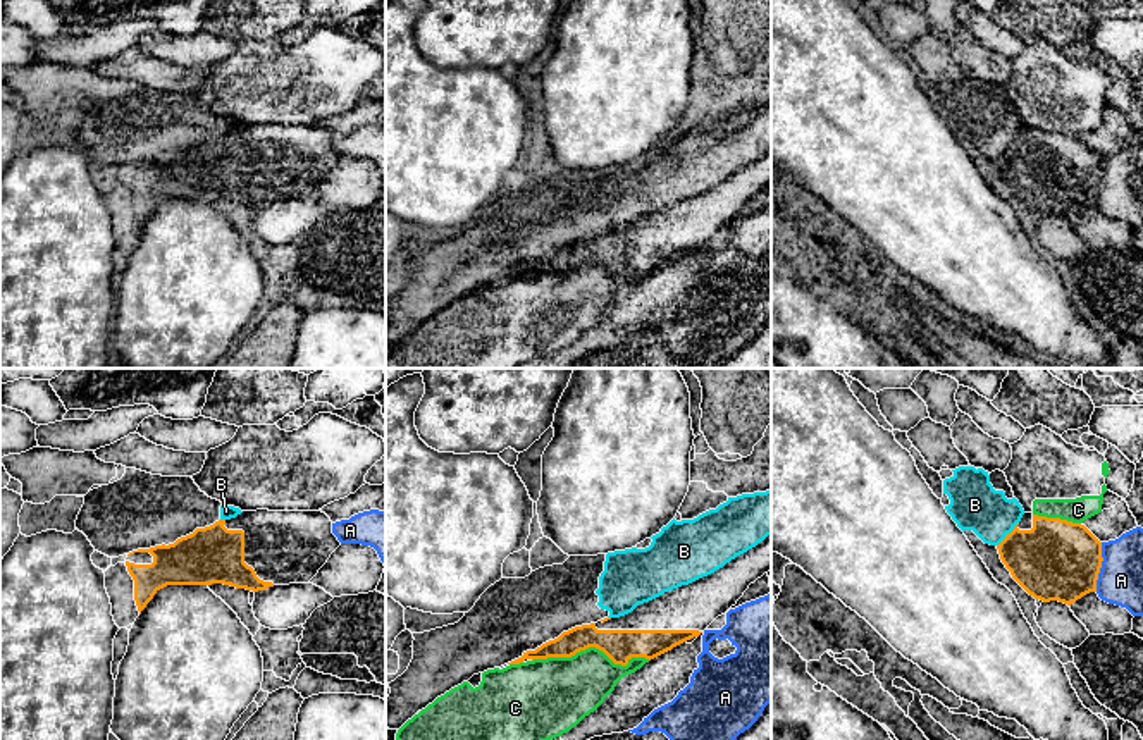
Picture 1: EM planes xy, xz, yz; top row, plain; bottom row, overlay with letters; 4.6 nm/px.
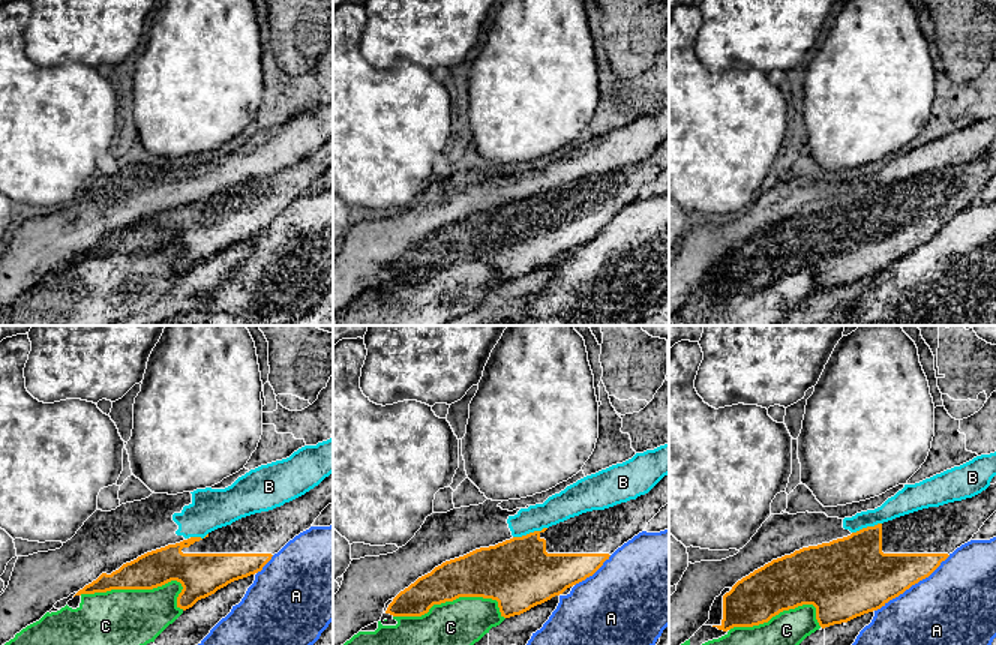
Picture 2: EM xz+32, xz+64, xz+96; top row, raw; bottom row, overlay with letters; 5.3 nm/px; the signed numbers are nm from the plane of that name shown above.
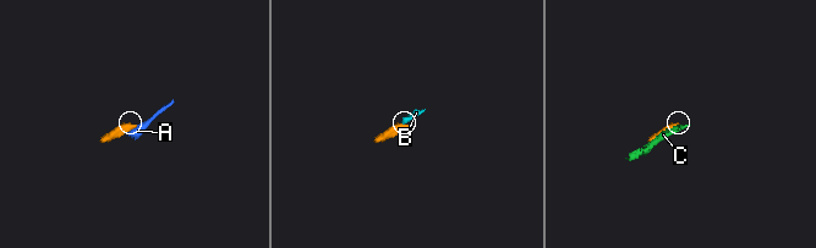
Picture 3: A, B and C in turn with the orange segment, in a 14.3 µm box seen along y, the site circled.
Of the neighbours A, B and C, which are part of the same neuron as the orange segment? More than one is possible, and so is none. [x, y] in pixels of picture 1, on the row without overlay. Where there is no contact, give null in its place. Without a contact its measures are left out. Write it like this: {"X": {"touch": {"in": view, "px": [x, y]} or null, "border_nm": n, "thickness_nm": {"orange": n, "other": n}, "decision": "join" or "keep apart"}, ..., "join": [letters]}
{"A": {"touch": {"in": "yz", "px": [1100, 181]}, "border_nm": 240, "thickness_nm": {"orange": 380, "other": 220}, "decision": "keep apart"}, "B": {"touch": {"in": "yz", "px": [1007, 148]}, "border_nm": 160, "thickness_nm": {"orange": 360, "other": 240}, "decision": "keep apart"}, "C": {"touch": {"in": "xz", "px": [591, 260]}, "border_nm": 550, "thickness_nm": {"orange": 150, "other": 320}, "decision": "keep apart"}, "join": []}

